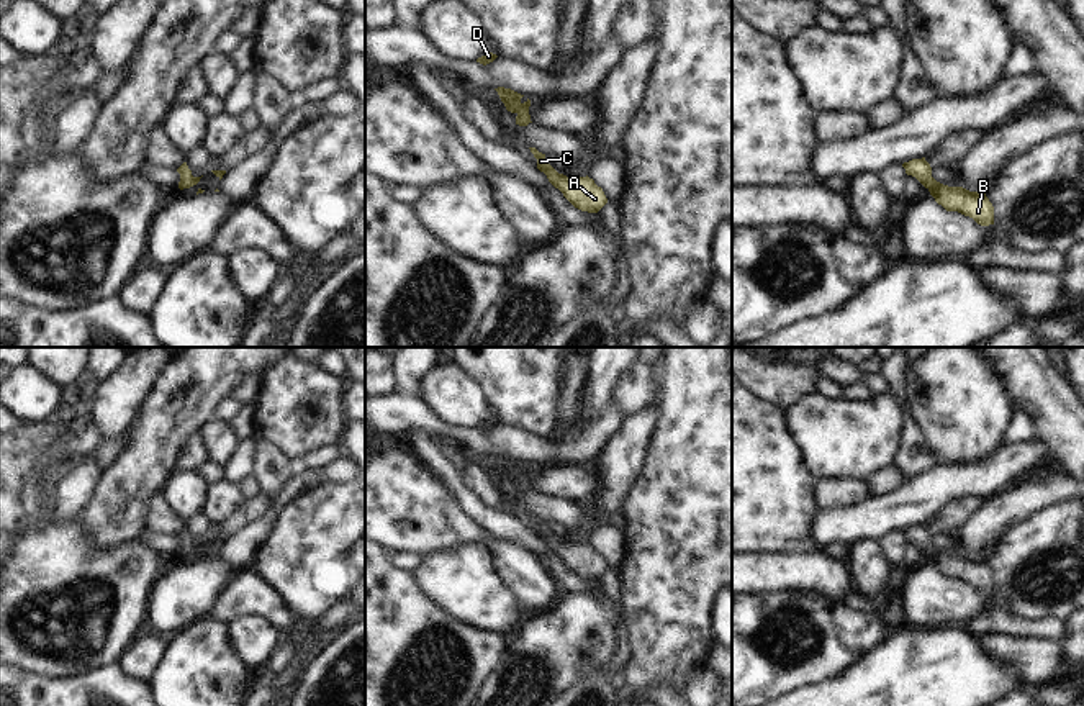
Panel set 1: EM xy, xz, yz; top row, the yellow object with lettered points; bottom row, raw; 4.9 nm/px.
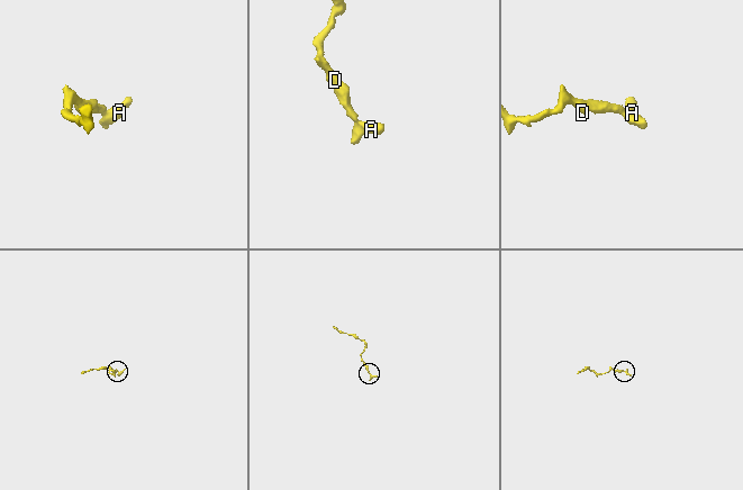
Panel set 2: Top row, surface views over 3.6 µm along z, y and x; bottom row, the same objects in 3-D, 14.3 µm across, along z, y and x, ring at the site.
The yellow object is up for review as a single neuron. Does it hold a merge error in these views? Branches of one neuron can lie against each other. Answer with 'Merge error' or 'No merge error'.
No merge error

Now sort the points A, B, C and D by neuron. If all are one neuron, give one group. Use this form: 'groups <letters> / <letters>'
groups A B C D

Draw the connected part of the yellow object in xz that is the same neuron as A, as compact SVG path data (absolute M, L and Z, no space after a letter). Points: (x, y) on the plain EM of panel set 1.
M529 514L537 526L537 536L544 539L549 549L558 555L563 563L578 577L588 580L598 580L607 565L601 554L594 550L593 545L586 544L567 544L558 541L547 527L545 521L539 519L535 514Z

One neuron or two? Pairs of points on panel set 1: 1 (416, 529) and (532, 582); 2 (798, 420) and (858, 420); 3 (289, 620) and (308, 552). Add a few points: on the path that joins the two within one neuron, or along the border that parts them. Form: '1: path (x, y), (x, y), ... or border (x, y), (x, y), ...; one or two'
1: path (446, 529), (467, 529), (482, 534), (503, 554); one
2: path (812, 420), (844, 420); one
3: border (266, 580), (298, 620); two

